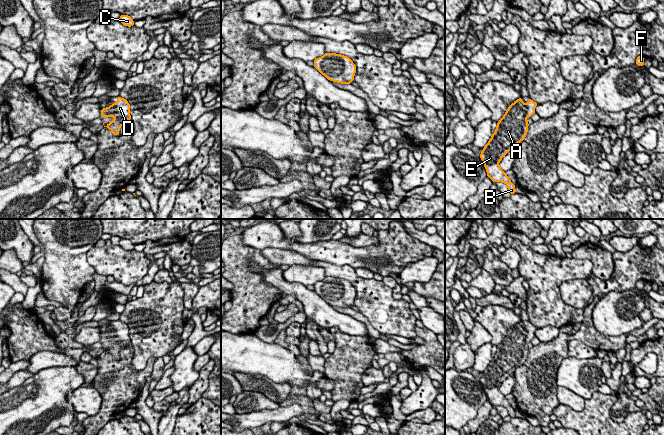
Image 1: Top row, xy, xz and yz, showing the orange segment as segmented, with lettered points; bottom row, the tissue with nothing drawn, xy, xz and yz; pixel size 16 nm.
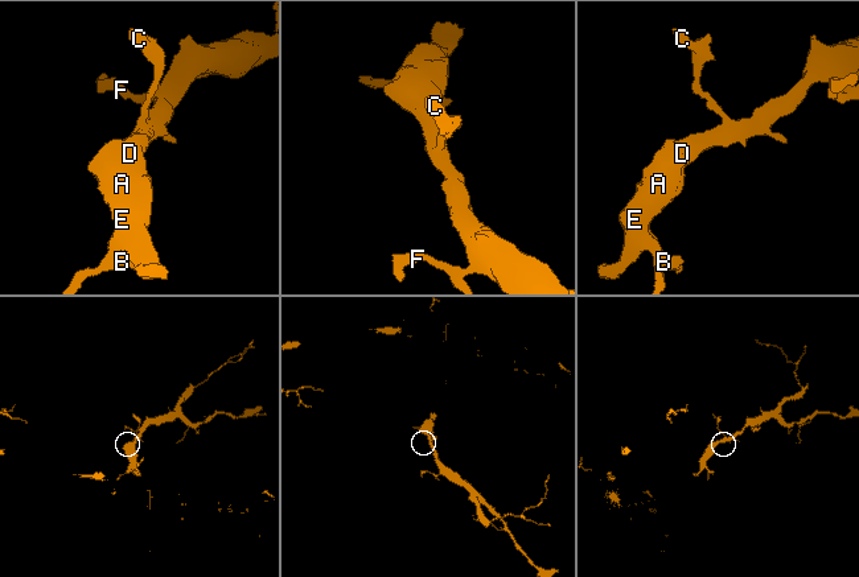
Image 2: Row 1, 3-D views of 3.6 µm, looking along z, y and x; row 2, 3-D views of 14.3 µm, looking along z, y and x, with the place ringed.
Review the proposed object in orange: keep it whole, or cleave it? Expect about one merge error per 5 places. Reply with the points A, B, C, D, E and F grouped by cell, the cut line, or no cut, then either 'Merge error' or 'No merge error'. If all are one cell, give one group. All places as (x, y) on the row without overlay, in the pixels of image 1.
Groups: A B C D E F. No split. No merge error

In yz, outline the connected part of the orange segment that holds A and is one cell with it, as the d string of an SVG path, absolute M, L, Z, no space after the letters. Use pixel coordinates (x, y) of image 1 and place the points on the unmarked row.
M519 322L508 330L503 341L497 346L495 356L479 379L487 395L487 400L495 407L505 407L511 418L516 417L515 409L500 392L499 386L525 363L529 350L526 342L535 337L535 331L538 329L530 322L528 322L528 327L523 327L522 324Z

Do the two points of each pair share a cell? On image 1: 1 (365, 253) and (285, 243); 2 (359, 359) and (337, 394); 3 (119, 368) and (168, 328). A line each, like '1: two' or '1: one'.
1: one
2: one
3: two

